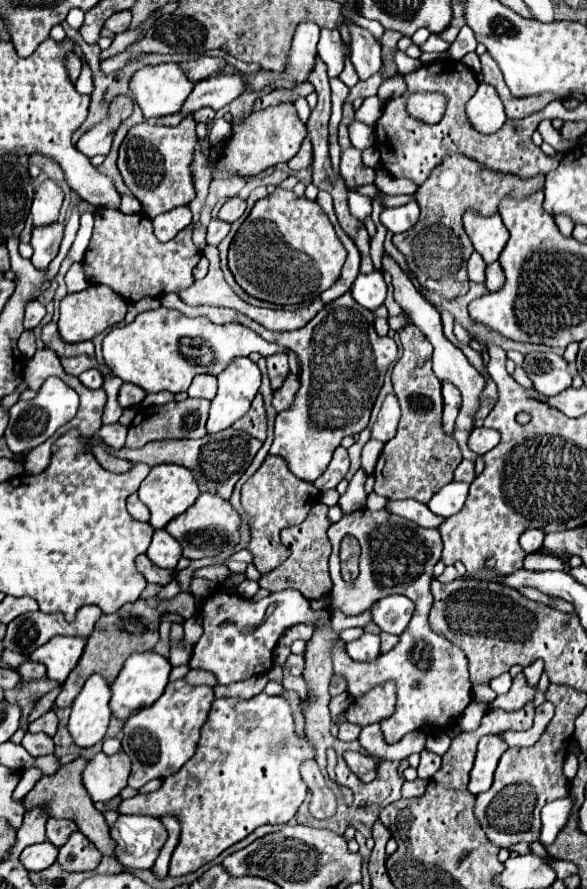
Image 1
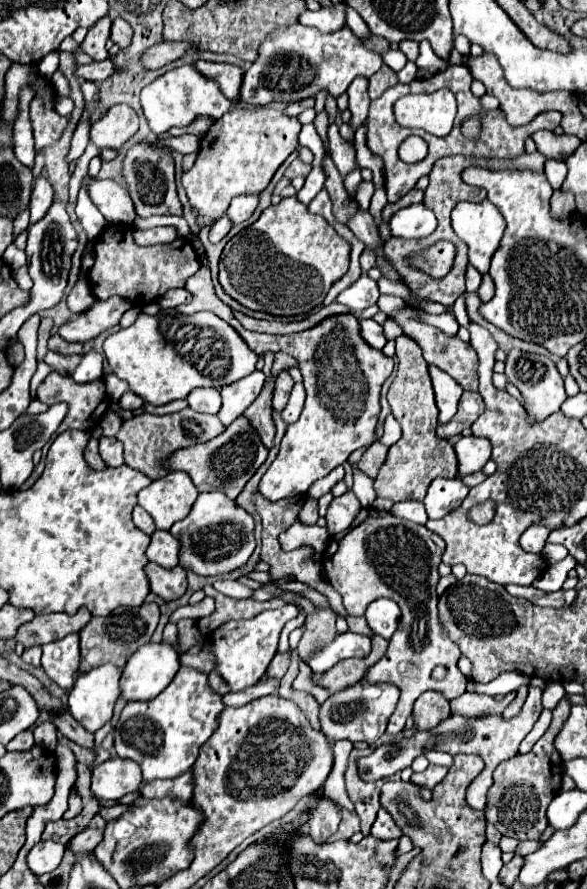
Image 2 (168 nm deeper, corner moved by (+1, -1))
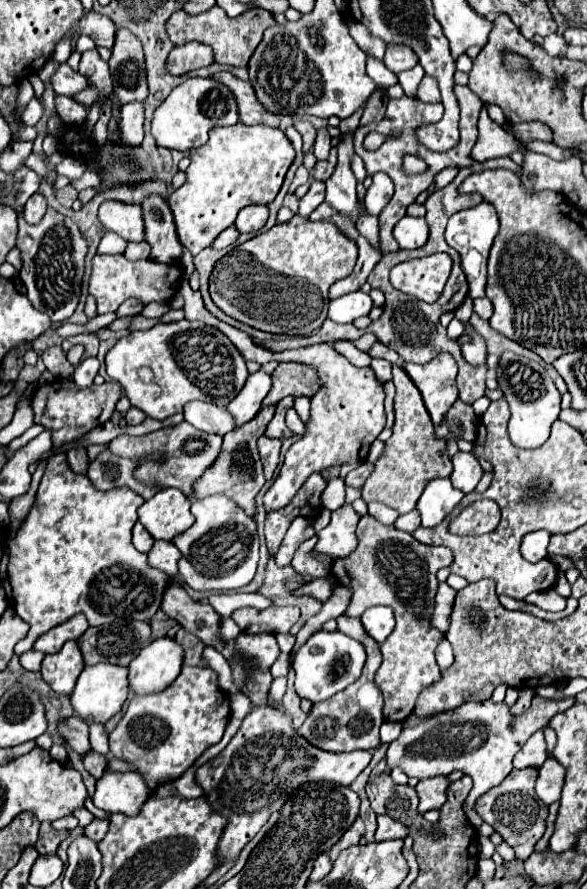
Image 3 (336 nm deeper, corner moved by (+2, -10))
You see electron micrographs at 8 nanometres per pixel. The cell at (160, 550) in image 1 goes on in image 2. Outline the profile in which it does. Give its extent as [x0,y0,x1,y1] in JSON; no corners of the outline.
[147,529,179,569]

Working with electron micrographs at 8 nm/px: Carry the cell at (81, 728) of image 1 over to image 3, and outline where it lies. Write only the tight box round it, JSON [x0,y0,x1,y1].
[72,664,128,722]

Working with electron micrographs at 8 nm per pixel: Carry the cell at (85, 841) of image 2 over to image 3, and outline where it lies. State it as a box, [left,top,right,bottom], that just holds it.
[84,818,108,842]

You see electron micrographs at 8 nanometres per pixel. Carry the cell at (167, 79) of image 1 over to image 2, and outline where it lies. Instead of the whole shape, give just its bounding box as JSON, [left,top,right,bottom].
[141,65,231,135]

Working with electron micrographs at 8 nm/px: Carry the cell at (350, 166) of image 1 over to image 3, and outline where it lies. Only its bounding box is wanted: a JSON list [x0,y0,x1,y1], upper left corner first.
[314,128,330,160]

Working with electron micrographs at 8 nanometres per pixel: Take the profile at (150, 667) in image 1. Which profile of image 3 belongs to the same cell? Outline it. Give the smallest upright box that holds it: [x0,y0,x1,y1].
[130,638,184,694]

